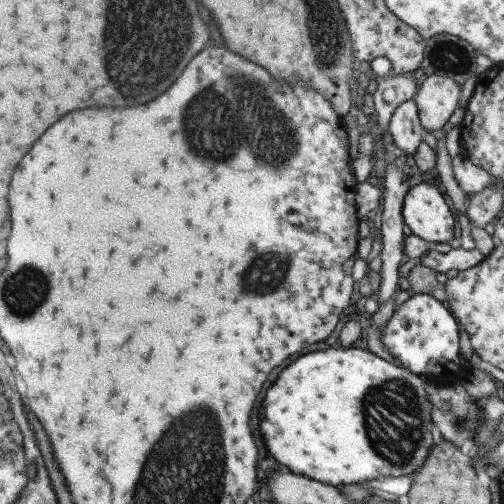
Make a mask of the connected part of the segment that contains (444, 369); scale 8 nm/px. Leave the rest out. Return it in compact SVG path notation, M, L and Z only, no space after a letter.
M430 293L414 294L395 310L384 326L380 326L380 342L384 344L384 350L392 354L397 365L414 375L430 379L438 374L452 374L463 378L460 364L464 357L460 352L458 325L446 303L439 302Z

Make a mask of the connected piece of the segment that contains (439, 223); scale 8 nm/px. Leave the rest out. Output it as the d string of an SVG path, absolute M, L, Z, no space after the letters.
M421 183L406 194L402 206L407 232L435 246L454 238L454 214L446 198L432 184Z

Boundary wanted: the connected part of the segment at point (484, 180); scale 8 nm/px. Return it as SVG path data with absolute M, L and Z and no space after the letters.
M461 154L452 160L454 178L466 196L483 193L494 186L492 176Z

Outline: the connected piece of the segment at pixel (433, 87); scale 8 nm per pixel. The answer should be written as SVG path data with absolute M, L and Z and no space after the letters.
M432 74L417 89L416 107L422 127L438 132L459 110L461 87L448 76Z

